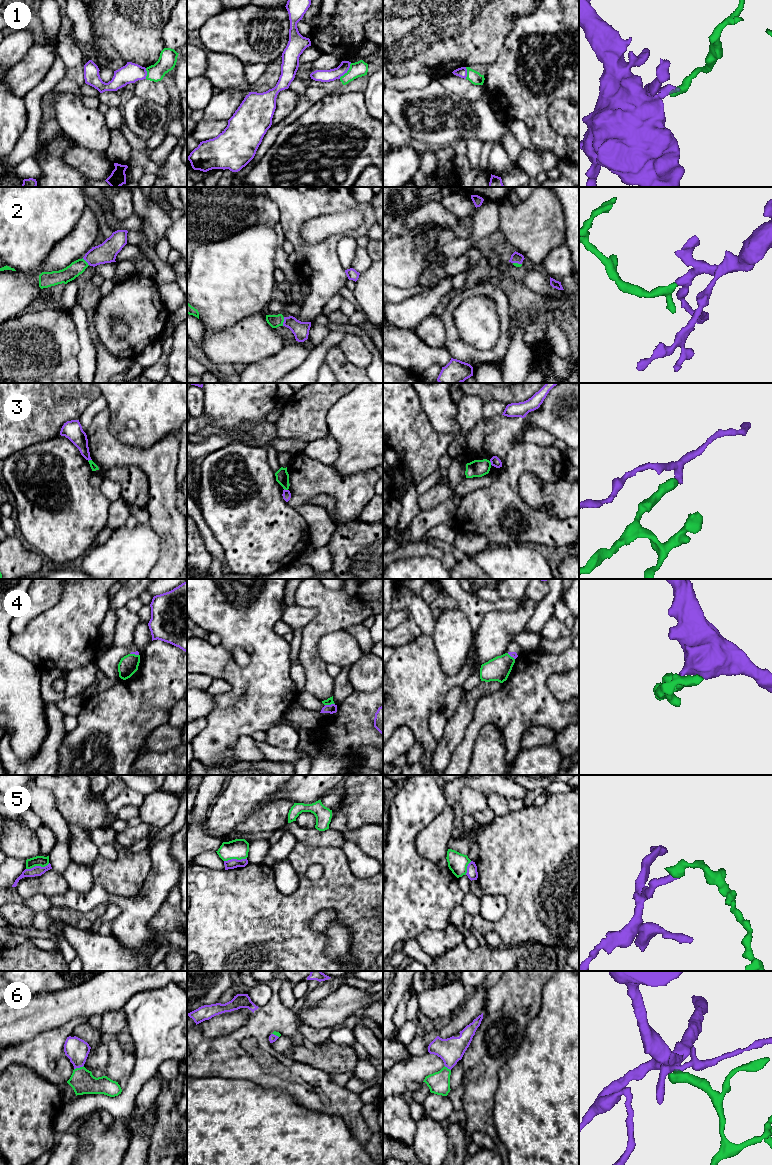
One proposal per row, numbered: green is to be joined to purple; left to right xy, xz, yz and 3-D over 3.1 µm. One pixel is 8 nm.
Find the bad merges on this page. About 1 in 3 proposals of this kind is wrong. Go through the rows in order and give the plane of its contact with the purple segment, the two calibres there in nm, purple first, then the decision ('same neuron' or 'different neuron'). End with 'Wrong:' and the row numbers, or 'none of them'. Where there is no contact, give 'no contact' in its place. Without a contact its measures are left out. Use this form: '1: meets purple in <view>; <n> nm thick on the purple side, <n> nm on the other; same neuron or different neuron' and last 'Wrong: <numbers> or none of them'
1: meets purple in xz; 100 nm thick on the purple side, 130 nm on the other; different neuron
2: meets purple in xz; 130 nm thick on the purple side, 100 nm on the other; same neuron
3: meets purple in xy; 140 nm thick on the purple side, 60 nm on the other; different neuron
4: meets purple in xz; 70 nm thick on the purple side, 60 nm on the other; different neuron
5: meets purple in xy; 80 nm thick on the purple side, 90 nm on the other; different neuron
6: meets purple in xy; 190 nm thick on the purple side, 200 nm on the other; same neuron
Wrong: 1, 3, 4, 5

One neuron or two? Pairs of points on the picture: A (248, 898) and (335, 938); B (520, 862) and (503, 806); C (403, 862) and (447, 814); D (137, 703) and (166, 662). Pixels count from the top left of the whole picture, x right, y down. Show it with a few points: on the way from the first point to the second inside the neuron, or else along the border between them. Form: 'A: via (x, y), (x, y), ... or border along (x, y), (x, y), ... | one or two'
A: border along (323, 934), (326, 938), (325, 953), (329, 957) | two
B: border along (510, 811), (496, 816) | two
C: border along (426, 826), (417, 835), (416, 850), (434, 862) | two
D: via (147, 693), (163, 677), (165, 672) | one

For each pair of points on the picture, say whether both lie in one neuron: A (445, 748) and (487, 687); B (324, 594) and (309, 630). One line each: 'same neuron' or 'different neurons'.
A: same neuron
B: same neuron

